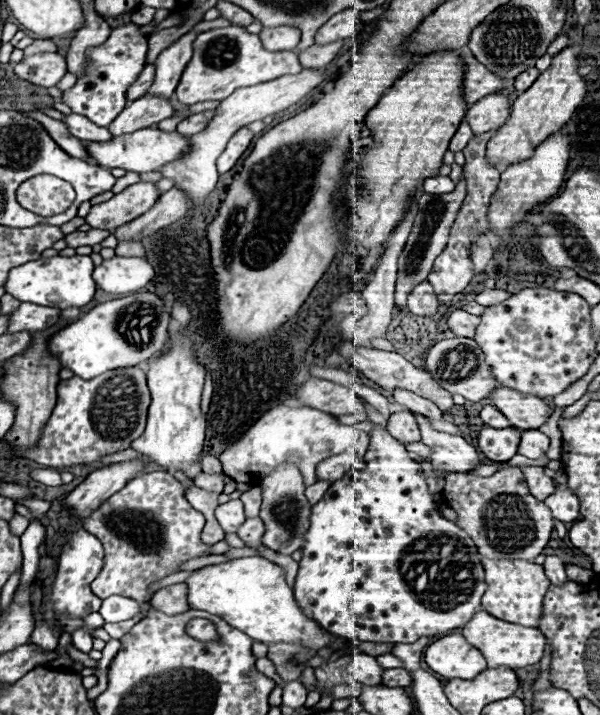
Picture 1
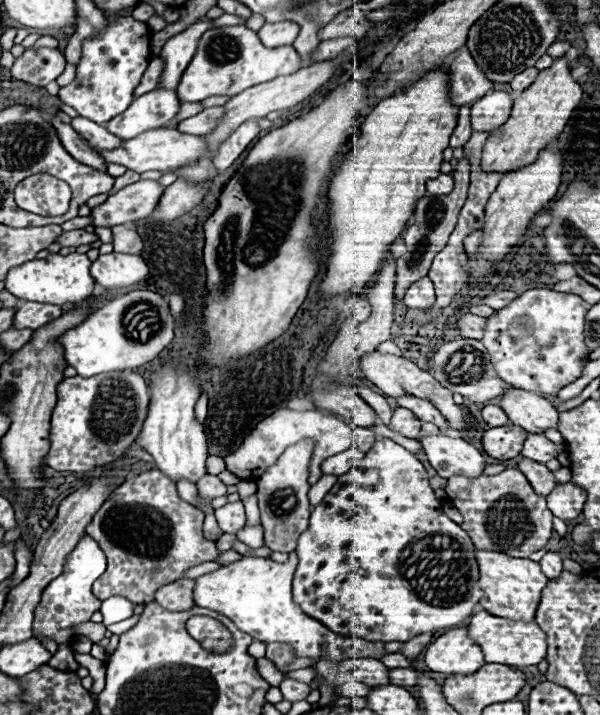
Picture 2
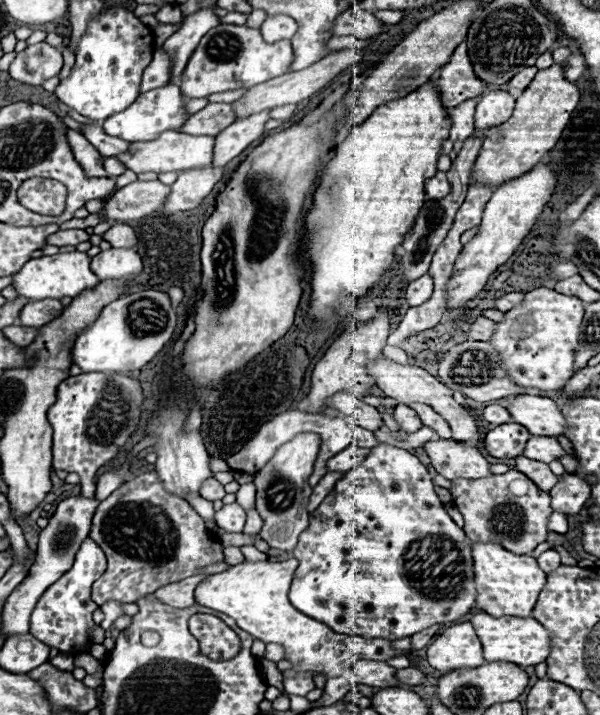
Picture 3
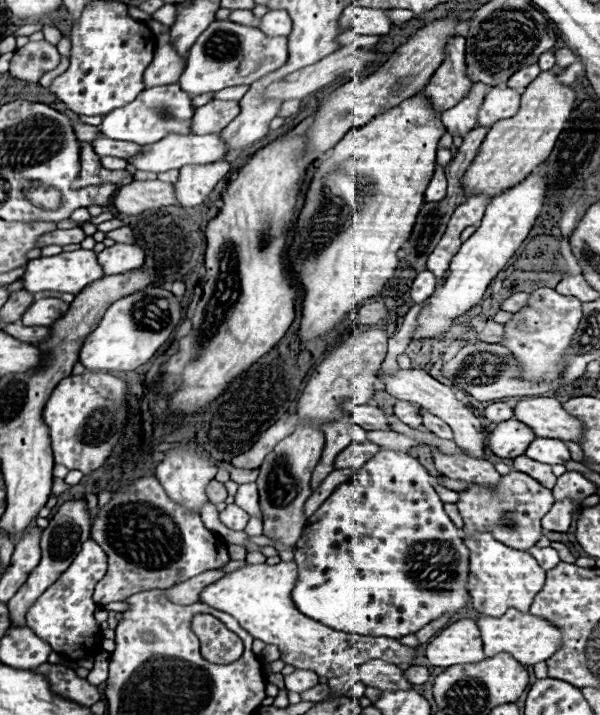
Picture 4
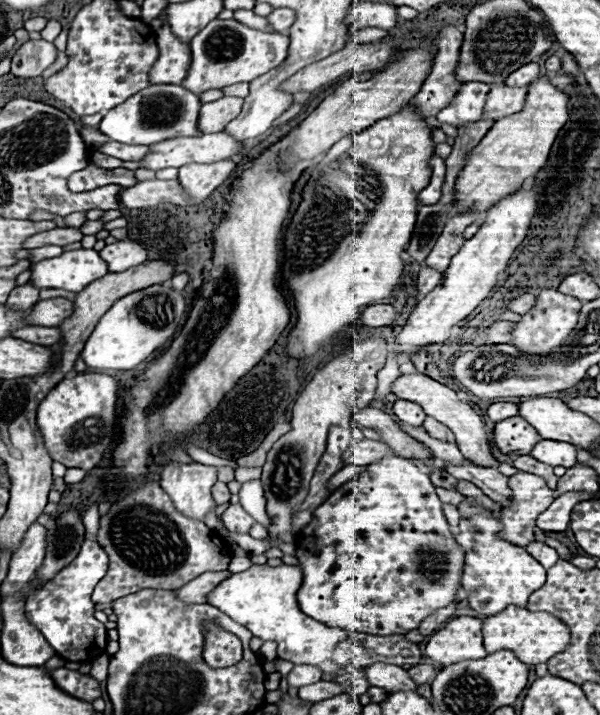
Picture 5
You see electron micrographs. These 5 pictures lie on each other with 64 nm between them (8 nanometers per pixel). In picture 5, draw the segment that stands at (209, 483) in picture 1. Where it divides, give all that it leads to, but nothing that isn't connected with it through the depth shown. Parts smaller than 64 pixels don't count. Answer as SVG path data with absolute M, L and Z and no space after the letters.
M216 482L216 484L212 486L212 498L214 498L216 504L228 504L230 492L228 492L228 488L226 488L224 482Z

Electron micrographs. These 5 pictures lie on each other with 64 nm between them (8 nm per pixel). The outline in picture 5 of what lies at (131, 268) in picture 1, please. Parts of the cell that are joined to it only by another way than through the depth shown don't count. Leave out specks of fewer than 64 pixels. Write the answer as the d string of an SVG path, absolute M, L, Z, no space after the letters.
M120 240L106 246L104 250L100 250L100 258L108 264L110 272L124 272L130 266L138 266L148 260L146 250L132 240Z

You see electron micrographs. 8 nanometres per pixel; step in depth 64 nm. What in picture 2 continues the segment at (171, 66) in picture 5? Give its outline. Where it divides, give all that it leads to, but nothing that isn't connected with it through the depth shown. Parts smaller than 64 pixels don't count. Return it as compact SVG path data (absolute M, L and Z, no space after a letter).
M152 58L144 76L142 76L142 80L140 80L140 84L134 90L134 98L138 98L140 94L146 94L146 92L152 92L160 82L160 72L162 72L162 60Z

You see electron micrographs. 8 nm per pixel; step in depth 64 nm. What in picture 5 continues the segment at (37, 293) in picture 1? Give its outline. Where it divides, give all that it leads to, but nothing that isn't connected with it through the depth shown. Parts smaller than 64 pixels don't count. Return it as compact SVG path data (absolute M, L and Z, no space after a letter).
M80 248L32 264L30 282L36 288L60 288L68 292L80 292L90 282L106 274L108 264L98 256L98 252Z

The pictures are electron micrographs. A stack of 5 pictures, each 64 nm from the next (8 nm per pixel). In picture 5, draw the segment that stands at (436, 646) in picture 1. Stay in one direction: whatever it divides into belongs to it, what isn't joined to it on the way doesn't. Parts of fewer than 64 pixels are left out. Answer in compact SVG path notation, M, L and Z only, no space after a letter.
M460 616L444 624L426 644L426 656L434 664L456 664L464 660L480 660L488 652L482 646L482 620Z

